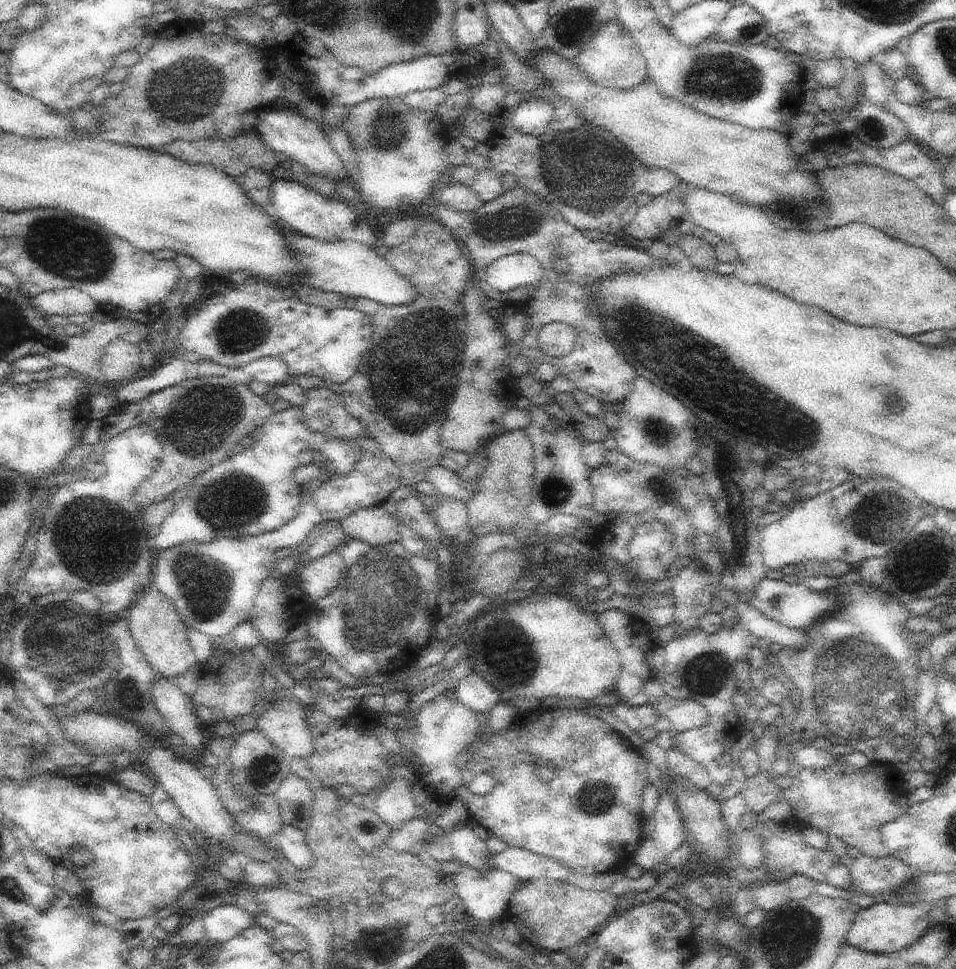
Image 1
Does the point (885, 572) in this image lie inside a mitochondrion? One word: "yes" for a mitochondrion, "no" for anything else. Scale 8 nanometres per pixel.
no

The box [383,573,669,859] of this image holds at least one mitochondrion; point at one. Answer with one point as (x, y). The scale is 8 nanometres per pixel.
(509, 643)

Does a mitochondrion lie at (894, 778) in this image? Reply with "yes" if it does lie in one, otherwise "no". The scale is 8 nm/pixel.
no

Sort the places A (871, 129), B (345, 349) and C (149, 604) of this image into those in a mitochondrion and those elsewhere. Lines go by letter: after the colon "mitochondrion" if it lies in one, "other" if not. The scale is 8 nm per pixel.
A: mitochondrion
B: other
C: other

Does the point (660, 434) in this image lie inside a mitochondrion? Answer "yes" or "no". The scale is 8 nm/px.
yes

